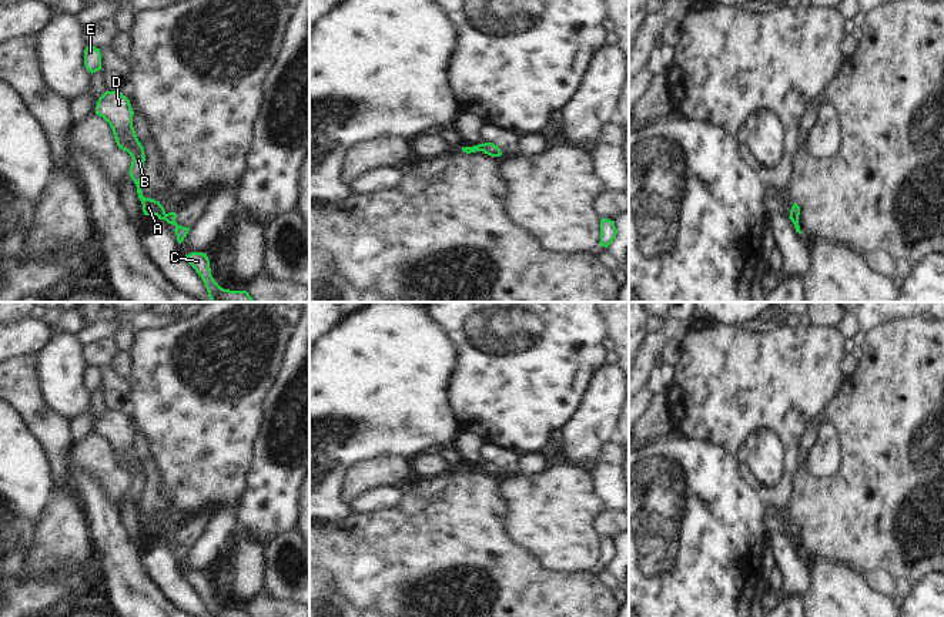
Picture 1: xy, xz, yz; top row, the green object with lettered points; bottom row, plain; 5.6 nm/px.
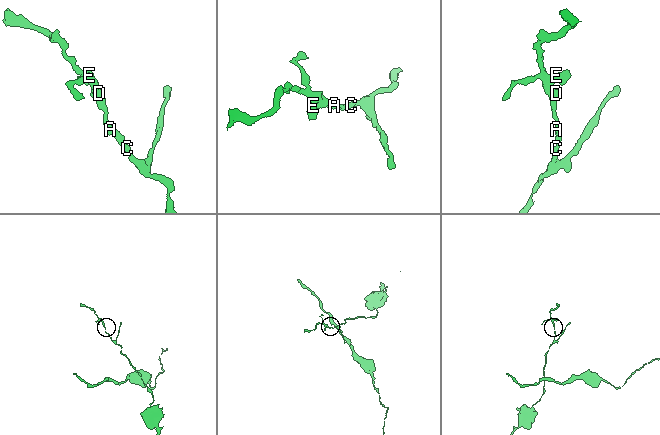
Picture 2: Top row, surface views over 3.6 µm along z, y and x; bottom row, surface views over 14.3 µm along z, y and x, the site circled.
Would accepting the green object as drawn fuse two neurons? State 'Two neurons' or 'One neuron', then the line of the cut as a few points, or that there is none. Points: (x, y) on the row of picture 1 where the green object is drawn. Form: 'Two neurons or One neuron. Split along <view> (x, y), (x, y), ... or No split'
One neuron. No split.

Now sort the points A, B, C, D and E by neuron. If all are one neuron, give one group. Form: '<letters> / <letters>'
A B C D E

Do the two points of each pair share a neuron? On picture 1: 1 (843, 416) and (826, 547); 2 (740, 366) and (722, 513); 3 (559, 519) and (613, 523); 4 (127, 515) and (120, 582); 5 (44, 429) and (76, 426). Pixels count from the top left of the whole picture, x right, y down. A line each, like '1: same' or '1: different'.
1: same
2: different
3: different
4: different
5: different

